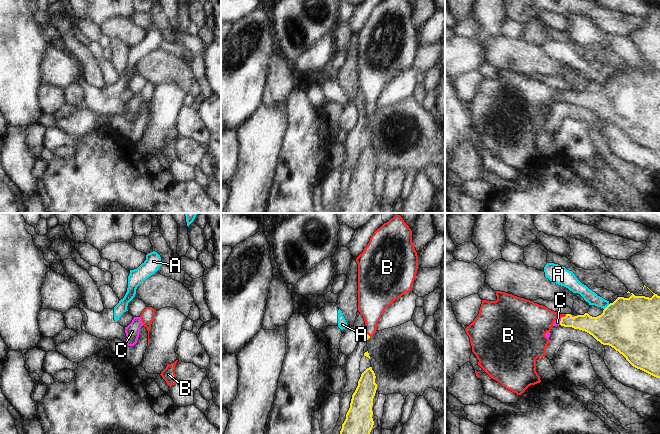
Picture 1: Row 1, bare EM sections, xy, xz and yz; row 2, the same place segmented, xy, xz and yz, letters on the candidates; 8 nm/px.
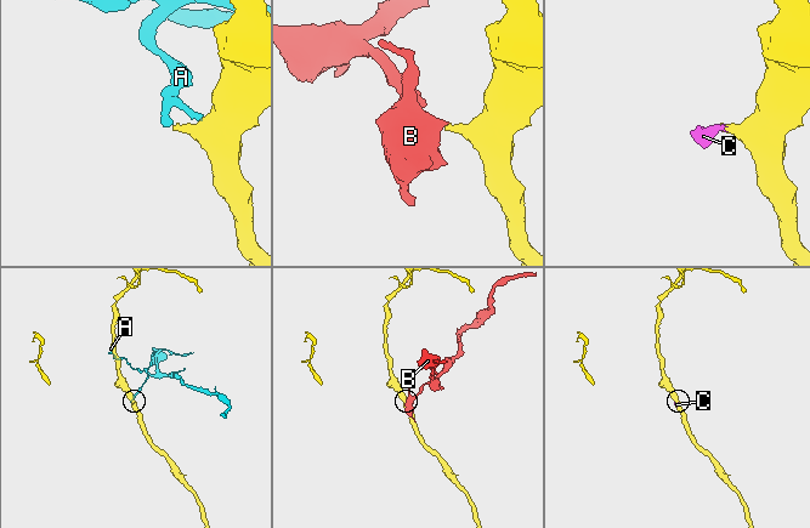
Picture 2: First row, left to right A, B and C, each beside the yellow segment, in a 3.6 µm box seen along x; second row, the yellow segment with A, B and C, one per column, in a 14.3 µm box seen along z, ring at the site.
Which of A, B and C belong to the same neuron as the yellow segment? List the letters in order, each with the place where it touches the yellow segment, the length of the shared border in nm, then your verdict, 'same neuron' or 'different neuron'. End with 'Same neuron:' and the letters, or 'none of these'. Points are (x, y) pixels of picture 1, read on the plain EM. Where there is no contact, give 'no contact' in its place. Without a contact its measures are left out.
A: meets yellow in yz at (606, 83); contact 60 nm long; different neuron
B: meets yellow in yz at (565, 92); contact 50 nm long; different neuron
C: meets yellow in yz at (560, 97); contact 70 nm long; same neuron
Same neuron: C

